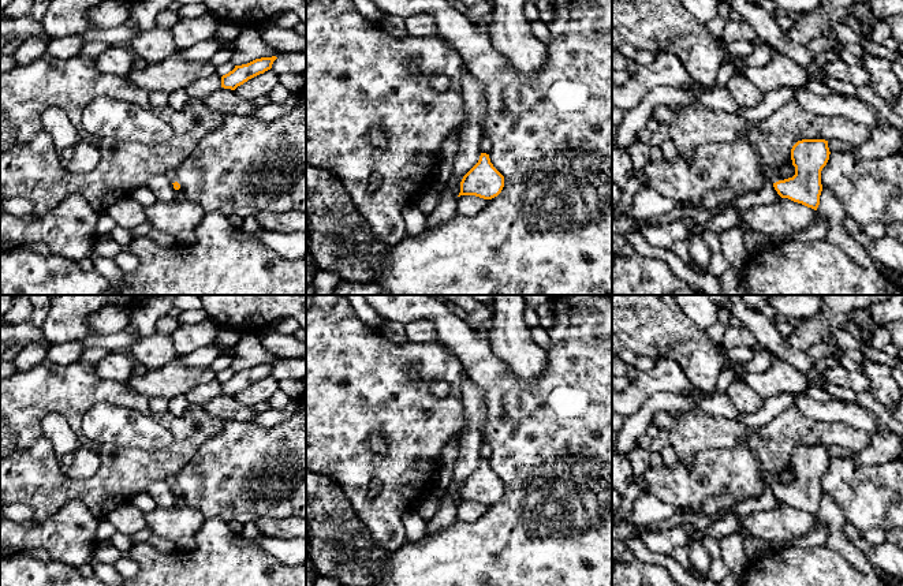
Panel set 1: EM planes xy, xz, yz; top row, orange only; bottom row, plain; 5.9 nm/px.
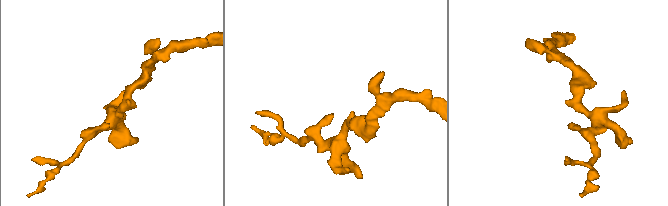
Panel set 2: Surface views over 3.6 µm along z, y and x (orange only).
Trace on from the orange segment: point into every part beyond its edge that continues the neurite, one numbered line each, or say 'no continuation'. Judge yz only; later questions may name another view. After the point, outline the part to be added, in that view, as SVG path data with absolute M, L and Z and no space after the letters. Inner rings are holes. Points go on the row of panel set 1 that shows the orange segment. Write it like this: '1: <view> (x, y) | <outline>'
no continuation

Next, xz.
no continuation

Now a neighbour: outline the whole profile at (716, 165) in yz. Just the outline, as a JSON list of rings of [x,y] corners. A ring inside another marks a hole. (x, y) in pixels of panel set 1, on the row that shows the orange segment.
[[[749,141],[709,142],[694,150],[694,157],[675,161],[648,161],[648,186],[678,204],[699,202],[708,191],[735,190],[739,197],[760,191],[766,183],[792,178],[792,163],[781,167],[765,161]]]

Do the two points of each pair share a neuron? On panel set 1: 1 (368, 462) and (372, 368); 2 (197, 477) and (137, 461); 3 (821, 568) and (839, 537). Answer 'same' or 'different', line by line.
1: same
2: different
3: different

